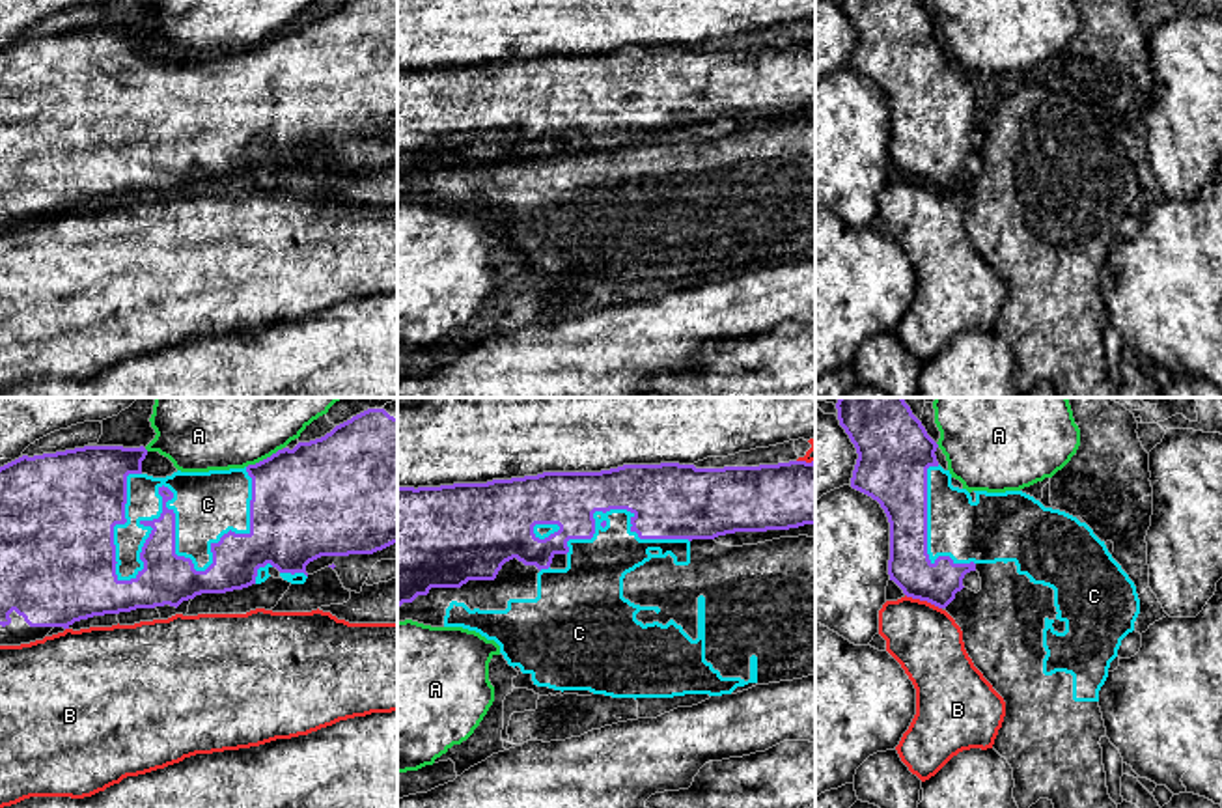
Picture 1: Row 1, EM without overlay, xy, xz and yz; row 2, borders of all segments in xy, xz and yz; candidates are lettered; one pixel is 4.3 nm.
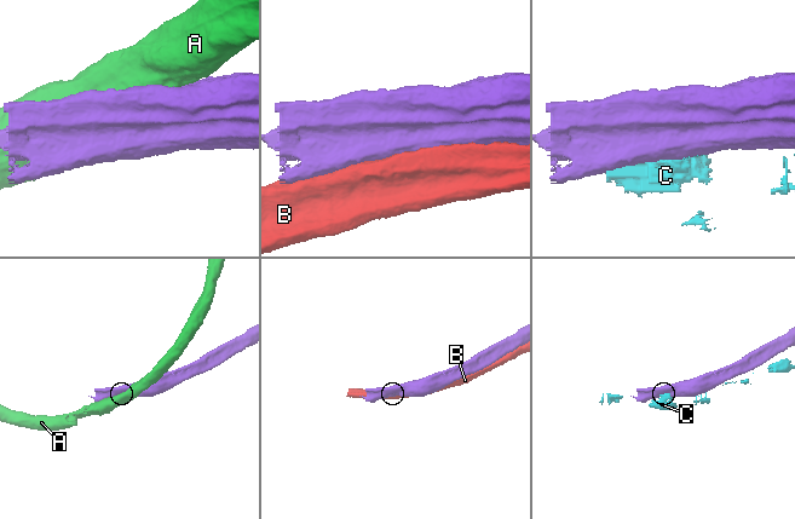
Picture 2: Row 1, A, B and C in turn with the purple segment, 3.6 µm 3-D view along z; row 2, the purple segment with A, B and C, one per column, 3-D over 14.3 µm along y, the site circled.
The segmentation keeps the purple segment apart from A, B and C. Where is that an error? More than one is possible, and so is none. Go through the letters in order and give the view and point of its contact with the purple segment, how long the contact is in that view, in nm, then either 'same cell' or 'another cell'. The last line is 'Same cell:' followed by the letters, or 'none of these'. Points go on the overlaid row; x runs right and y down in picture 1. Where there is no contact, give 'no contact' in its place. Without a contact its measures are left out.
A: xy (263, 459) | 170 nm | another cell
B: yz (924, 599) | 170 nm | another cell
C: xy (180, 557) | 750 nm | another cell
Same cell: none of these

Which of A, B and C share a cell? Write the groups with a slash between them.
A / B / C

